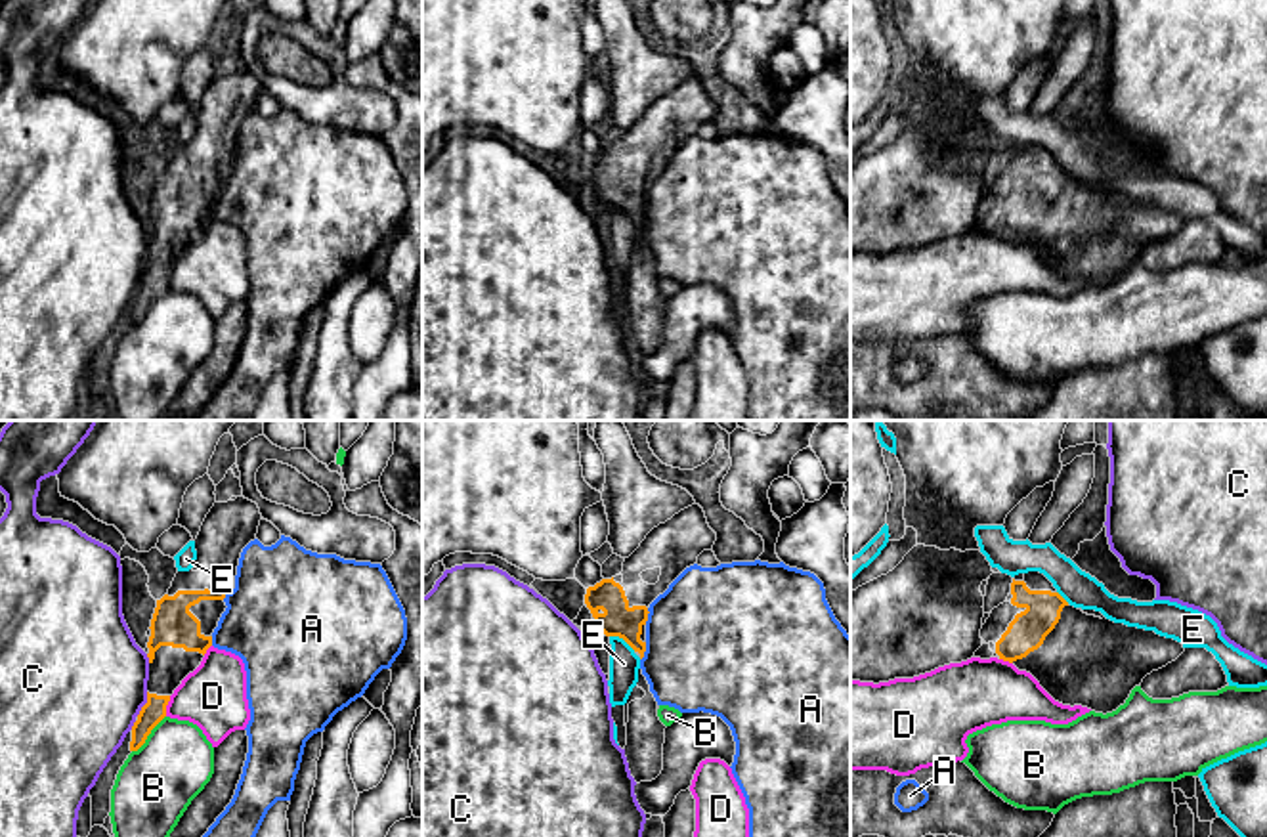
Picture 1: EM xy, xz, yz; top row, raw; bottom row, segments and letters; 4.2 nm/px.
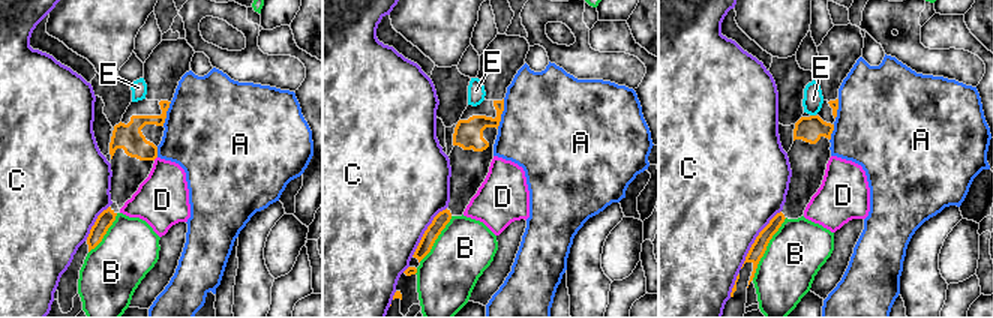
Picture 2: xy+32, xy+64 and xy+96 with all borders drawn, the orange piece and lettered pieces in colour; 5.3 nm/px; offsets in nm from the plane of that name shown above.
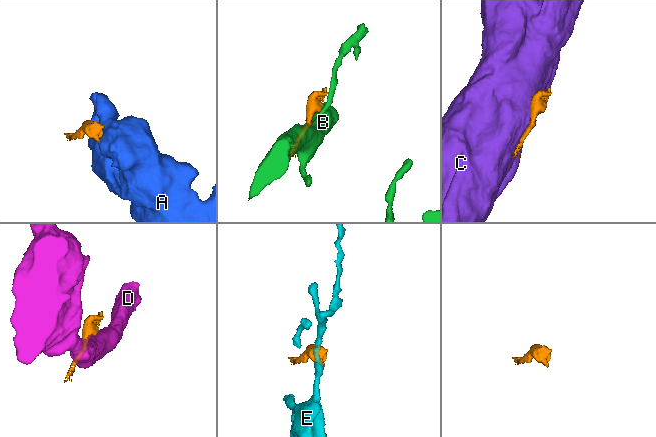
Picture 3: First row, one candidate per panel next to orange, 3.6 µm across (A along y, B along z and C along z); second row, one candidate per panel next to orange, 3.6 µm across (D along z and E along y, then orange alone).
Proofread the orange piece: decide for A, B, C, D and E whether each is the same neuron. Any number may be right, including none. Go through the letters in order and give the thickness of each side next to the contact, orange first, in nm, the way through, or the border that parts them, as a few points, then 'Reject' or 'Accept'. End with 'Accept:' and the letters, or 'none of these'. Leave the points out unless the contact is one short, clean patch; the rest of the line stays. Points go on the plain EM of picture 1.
A: Thickness 140 nm (orange) against 500 nm. Boundary: xz (646, 214), (641, 232). Reject
B: Thickness 100 nm (orange) against 320 nm. Boundary: xy (165, 287), (132, 323). Reject
C: Thickness 100 nm (orange) against 480 nm. Reject
D: Thickness 100 nm (orange) against 280 nm. Boundary: xy (171, 268), (165, 287). Reject
E: Thickness 140 nm (orange) against 130 nm. Boundary: xz (610, 207), (622, 209), (635, 222). Reject
Accept: none of these

